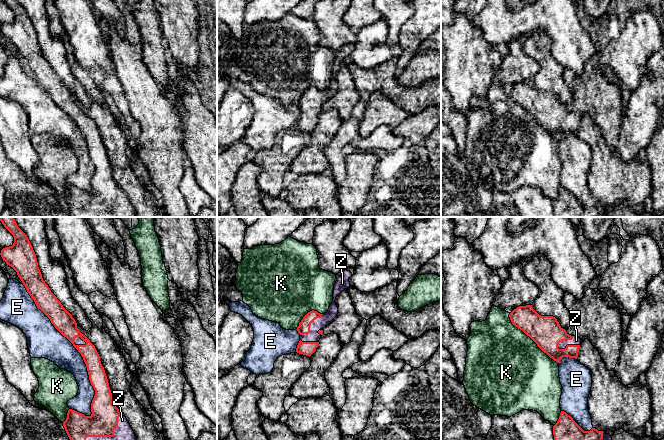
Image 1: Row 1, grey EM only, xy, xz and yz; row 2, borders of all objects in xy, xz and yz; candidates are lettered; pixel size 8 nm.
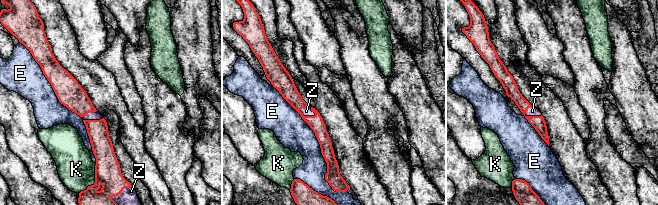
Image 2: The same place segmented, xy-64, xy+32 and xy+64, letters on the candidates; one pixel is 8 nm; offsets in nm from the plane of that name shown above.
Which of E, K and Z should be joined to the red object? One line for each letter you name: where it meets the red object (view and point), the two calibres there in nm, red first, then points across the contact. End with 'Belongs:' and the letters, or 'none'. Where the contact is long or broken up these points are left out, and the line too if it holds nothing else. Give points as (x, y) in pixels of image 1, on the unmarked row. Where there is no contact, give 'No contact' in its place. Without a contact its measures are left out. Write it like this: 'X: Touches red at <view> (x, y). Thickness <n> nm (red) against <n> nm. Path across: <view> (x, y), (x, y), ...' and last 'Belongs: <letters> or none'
Z: Touches red at yz (568, 121). Thickness 240 nm (red) against 70 nm
Belongs: Z

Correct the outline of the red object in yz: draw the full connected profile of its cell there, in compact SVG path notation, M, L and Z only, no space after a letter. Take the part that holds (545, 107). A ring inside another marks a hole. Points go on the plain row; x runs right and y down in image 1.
M532 81L519 82L509 90L512 100L529 112L557 139L563 133L578 133L581 115L569 111L553 92L541 92Z

